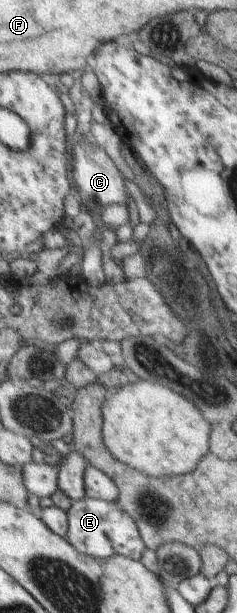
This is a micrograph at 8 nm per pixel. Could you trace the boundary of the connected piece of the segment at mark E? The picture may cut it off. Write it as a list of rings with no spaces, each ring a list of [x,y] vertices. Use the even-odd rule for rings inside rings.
[[[84,497],[72,502],[72,507],[66,513],[69,518],[69,533],[66,539],[78,552],[94,558],[108,558],[119,554],[135,561],[141,559],[145,544],[142,542],[135,519],[125,513],[116,501],[106,502]]]

